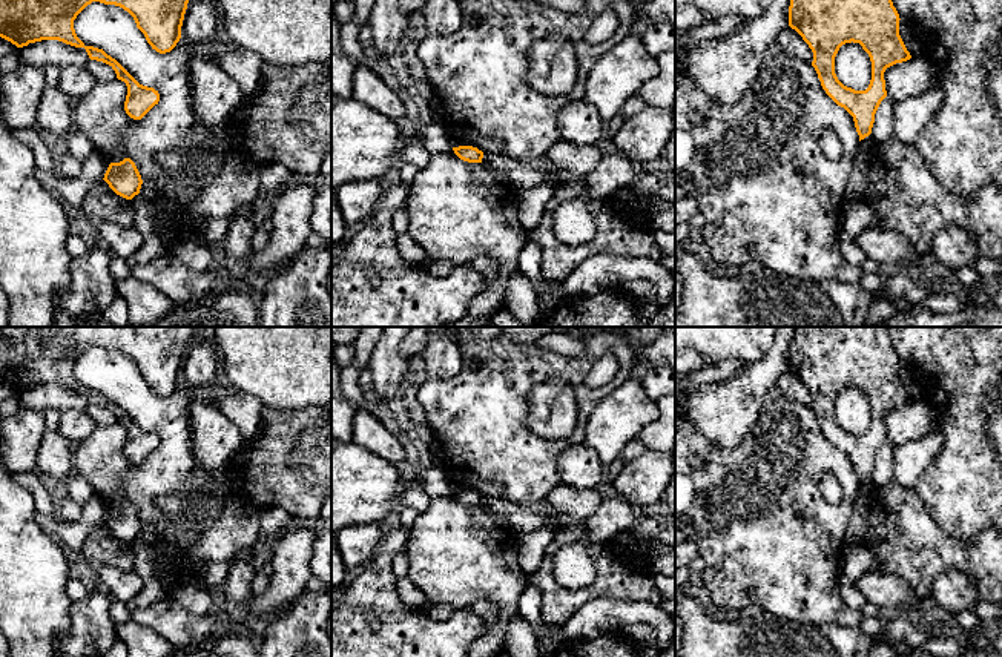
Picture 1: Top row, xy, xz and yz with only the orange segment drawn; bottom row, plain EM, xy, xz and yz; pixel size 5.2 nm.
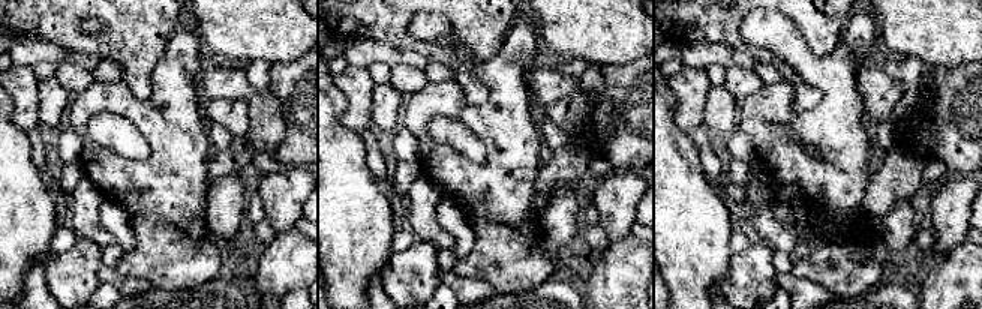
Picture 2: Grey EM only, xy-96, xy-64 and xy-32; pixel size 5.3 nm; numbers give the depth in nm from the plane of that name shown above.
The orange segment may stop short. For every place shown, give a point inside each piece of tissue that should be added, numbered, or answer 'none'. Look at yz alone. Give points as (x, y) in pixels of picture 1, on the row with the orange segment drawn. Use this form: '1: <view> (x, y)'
none

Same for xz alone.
none

